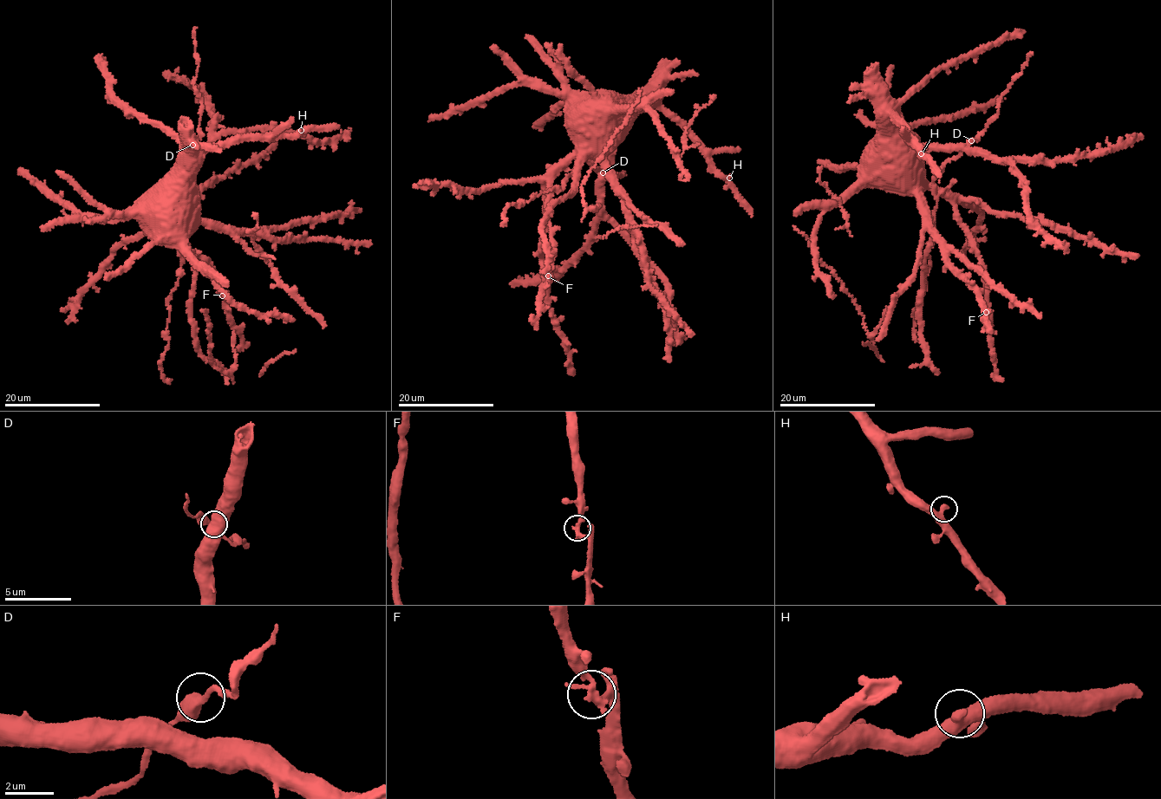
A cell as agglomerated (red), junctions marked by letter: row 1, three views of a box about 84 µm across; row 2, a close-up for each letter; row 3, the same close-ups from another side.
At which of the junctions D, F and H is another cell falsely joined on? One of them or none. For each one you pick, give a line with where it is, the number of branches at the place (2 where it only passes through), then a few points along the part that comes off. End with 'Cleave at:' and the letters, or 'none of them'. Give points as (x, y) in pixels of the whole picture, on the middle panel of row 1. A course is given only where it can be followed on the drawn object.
Cleave at: none of them

